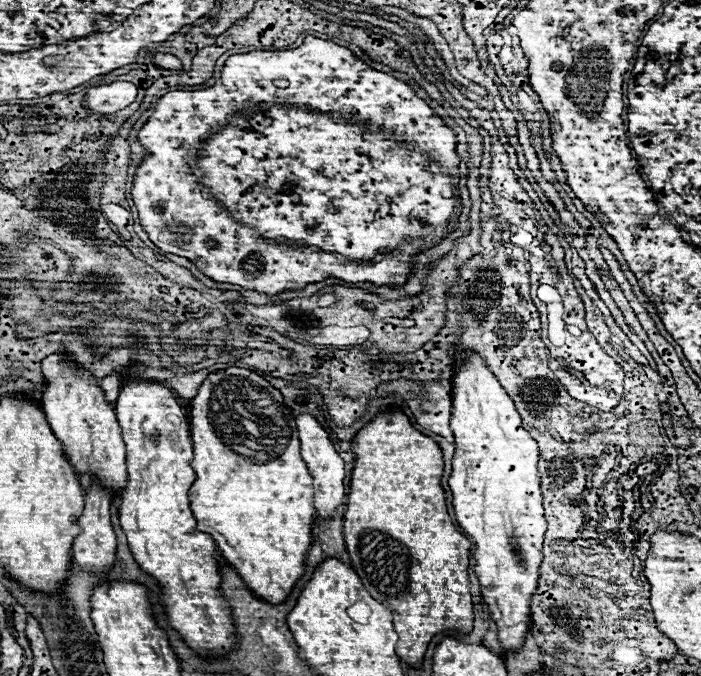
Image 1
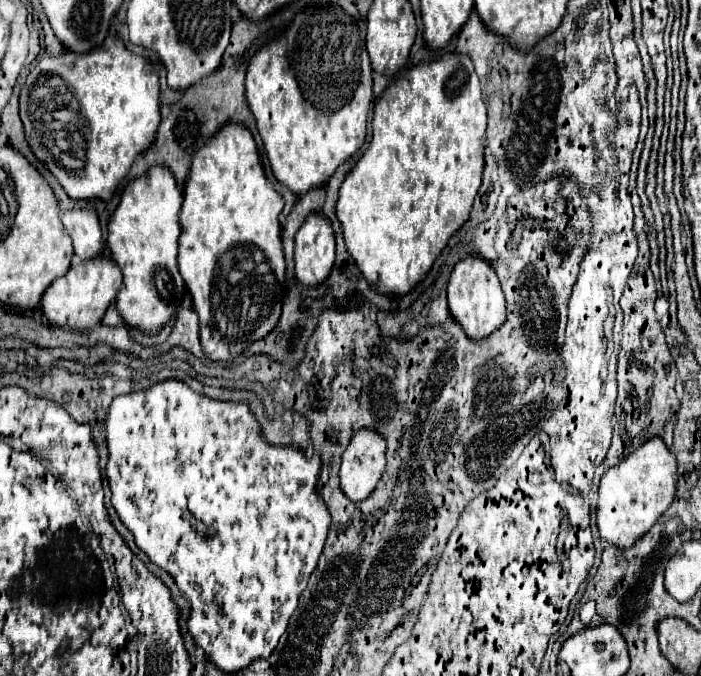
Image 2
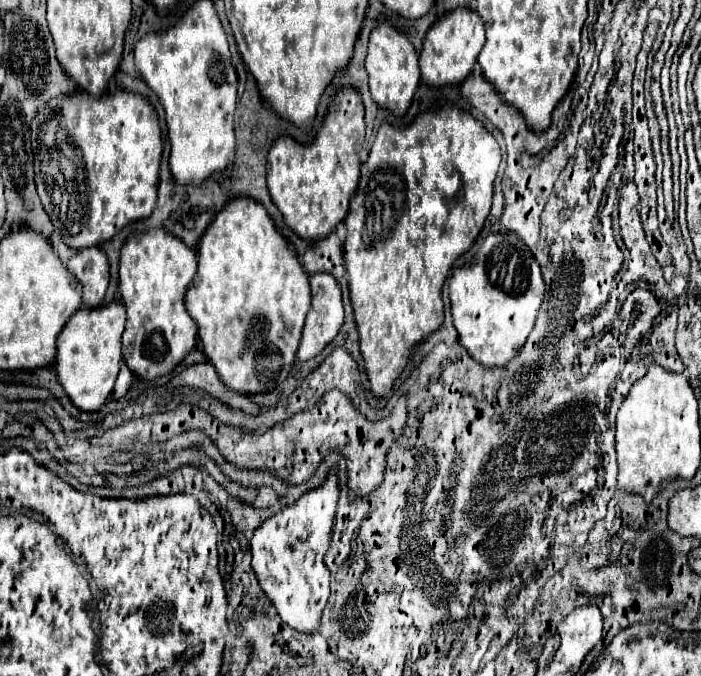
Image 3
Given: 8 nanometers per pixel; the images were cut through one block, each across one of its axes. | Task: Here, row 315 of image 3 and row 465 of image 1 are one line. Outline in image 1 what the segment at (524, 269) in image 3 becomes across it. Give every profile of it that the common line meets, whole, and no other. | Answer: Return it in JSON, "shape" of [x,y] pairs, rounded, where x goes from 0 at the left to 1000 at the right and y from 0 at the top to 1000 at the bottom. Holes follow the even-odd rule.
{"shape":[[[668,521],[653,538],[645,559],[645,618],[642,633],[650,648],[650,669],[645,680],[645,701],[639,719],[645,725],[645,749],[656,781],[676,796],[679,805],[679,852],[685,858],[685,876],[702,914],[710,923],[710,947],[716,959],[739,962],[748,953],[756,929],[756,888],[767,864],[767,840],[773,834],[773,799],[779,787],[770,704],[767,704],[767,657],[745,633],[745,618],[733,604],[733,595],[710,568],[708,556],[696,547],[693,536],[679,524]]]}

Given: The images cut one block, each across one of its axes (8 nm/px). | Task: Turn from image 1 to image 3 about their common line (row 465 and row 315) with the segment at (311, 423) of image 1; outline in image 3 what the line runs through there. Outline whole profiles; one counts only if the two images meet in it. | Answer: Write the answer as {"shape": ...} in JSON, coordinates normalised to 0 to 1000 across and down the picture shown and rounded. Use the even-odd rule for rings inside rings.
{"shape":[[[456,402],[456,408],[442,408],[445,453],[431,485],[431,503],[425,515],[425,533],[442,533],[459,521],[459,515],[474,506],[491,476],[488,432],[479,411]]]}

